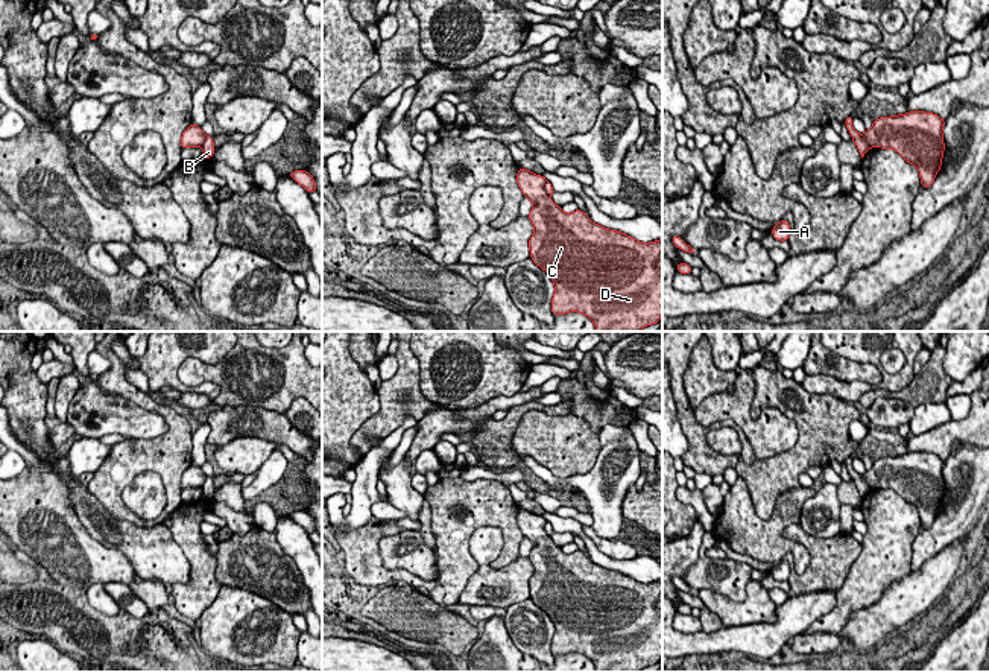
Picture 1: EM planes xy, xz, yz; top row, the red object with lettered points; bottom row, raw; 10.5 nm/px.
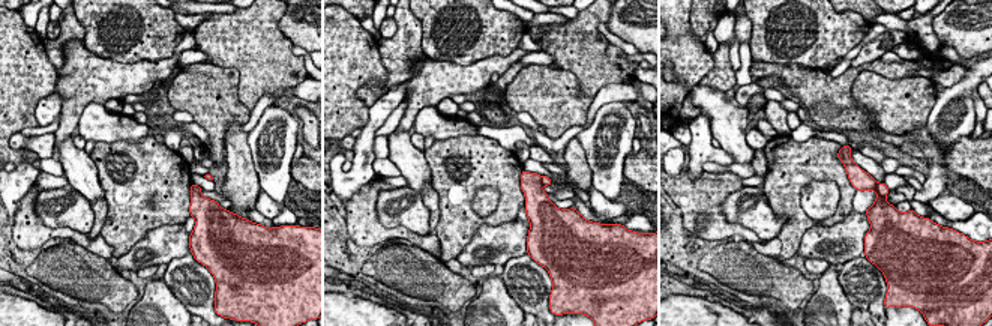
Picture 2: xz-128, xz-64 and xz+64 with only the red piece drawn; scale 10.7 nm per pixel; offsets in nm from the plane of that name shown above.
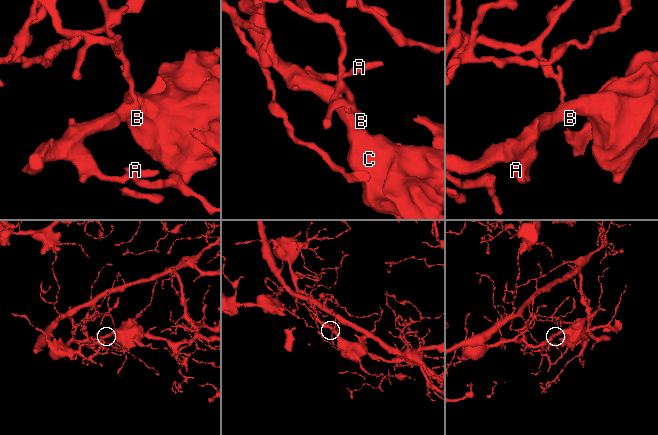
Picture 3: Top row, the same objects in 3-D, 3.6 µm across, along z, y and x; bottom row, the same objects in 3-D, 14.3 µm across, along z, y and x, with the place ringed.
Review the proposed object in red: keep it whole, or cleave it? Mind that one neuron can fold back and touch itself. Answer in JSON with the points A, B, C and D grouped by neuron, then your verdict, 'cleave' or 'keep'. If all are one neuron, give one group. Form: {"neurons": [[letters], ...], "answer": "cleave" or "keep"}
{"neurons": [["A", "C", "D"], ["B"]], "answer": "cleave"}

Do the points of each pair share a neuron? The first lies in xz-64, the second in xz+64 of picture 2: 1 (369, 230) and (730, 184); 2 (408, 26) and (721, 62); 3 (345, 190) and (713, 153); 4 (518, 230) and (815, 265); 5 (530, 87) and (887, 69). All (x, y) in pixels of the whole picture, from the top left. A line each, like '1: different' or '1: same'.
1: same
2: same
3: same
4: different
5: different

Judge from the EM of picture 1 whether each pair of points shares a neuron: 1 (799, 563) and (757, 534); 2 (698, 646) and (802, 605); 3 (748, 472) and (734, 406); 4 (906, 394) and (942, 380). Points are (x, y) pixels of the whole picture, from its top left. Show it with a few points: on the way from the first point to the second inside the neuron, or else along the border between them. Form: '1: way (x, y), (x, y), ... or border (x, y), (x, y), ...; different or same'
1: way (793, 551), (790, 548), (769, 546); same
2: way (723, 640), (767, 639), (777, 631); same
3: border (752, 417), (769, 408), (778, 408), (789, 417); different
4: way (915, 394), (933, 382); same

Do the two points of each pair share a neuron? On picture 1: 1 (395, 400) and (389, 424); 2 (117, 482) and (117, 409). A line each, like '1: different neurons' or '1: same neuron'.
1: same neuron
2: different neurons

